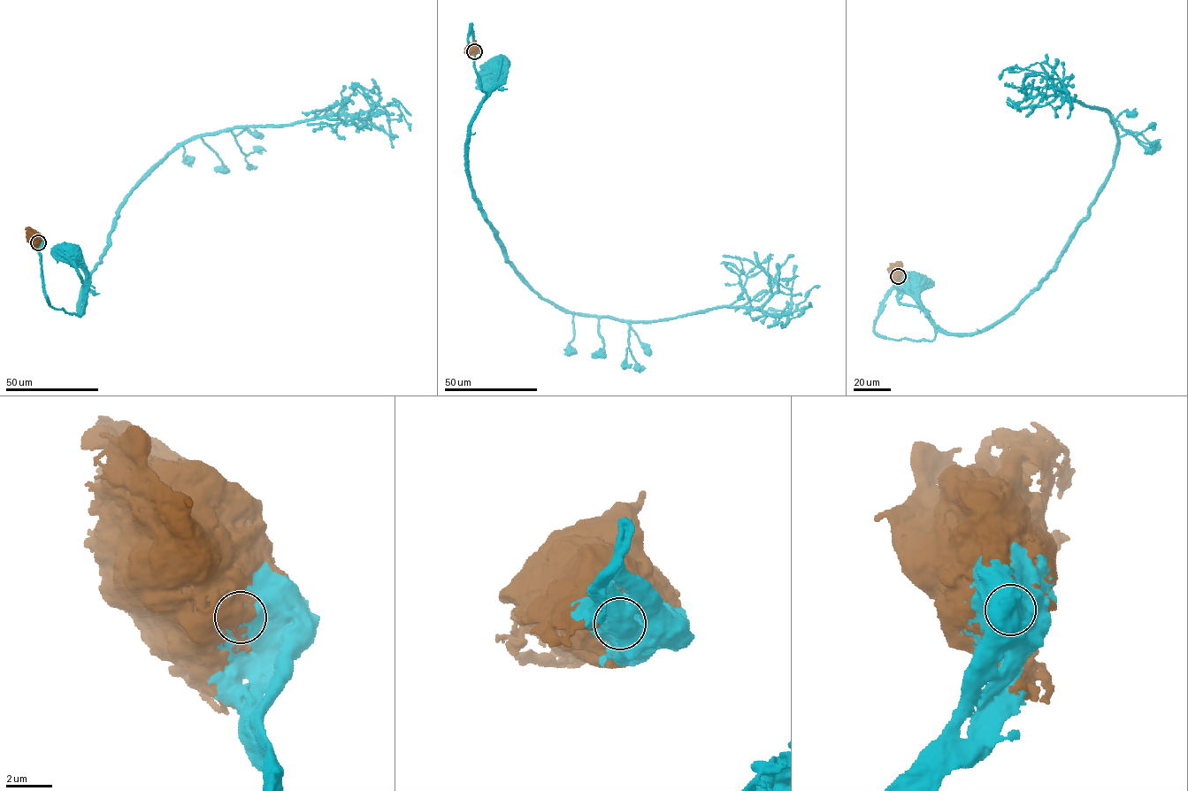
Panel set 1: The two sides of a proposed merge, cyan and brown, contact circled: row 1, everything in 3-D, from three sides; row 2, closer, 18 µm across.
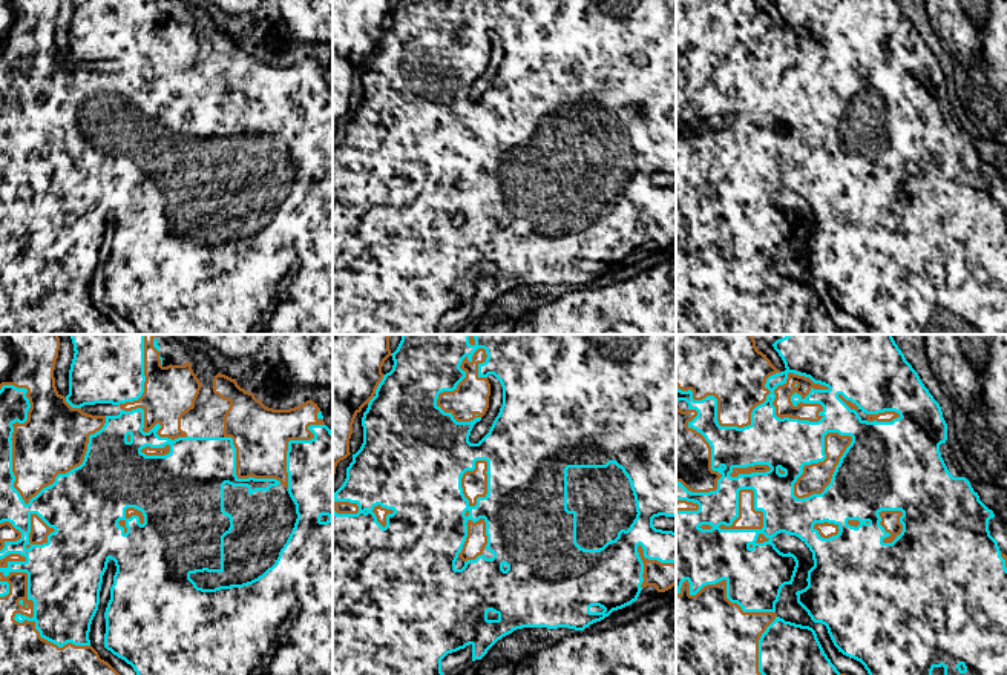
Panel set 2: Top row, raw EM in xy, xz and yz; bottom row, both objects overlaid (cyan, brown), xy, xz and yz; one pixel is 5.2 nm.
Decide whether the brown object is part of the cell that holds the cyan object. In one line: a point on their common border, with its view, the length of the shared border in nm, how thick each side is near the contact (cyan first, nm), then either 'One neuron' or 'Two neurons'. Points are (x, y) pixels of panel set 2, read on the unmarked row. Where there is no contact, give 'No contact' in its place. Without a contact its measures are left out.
Touches cyan at yz (748, 82). Shared border 800 nm. Thickness 280 nm (cyan) against 100 nm. One neuron

